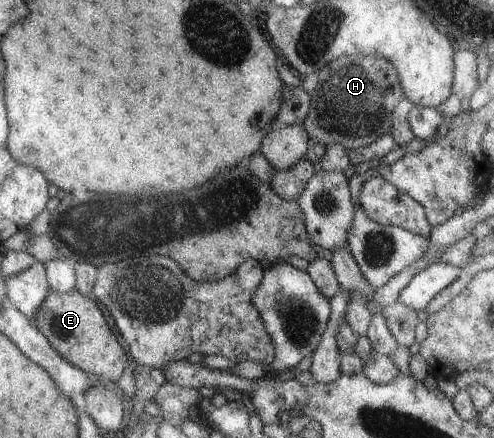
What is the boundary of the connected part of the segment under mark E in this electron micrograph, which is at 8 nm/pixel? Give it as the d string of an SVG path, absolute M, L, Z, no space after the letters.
M48 288L32 316L32 324L68 364L96 378L108 379L116 384L122 370L127 366L128 356L108 329L96 303L74 289L61 293Z

